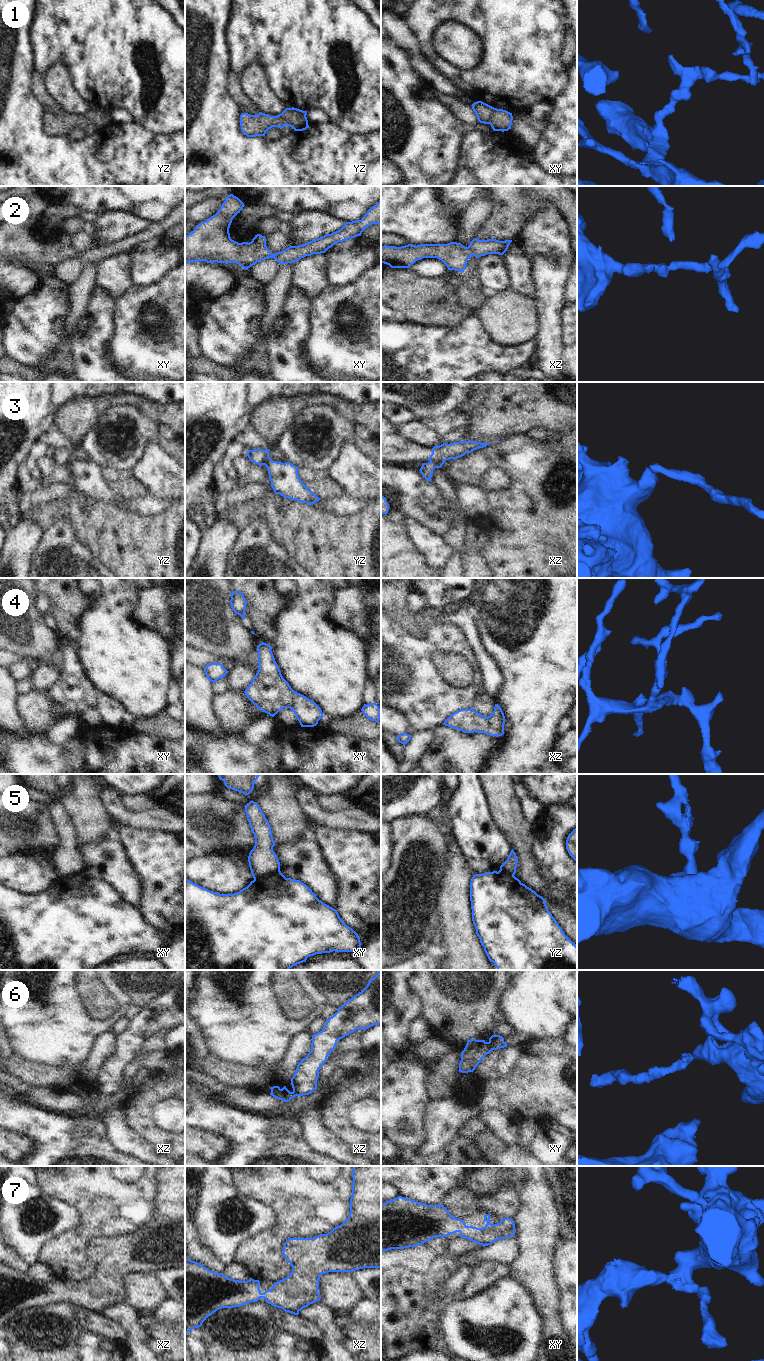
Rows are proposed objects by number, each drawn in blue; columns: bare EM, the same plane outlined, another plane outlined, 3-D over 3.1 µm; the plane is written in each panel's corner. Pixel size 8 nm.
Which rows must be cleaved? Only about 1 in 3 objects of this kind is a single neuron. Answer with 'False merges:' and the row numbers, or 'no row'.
False merges: 1, 3, 4, 5, 6

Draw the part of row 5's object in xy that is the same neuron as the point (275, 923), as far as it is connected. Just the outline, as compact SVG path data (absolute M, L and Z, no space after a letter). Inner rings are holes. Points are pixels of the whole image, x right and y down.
M280 870L273 877L254 879L247 887L234 894L212 892L185 878L185 970L289 970L316 954L355 952L360 948L360 937L341 920L336 909L319 900L306 884L286 878Z

